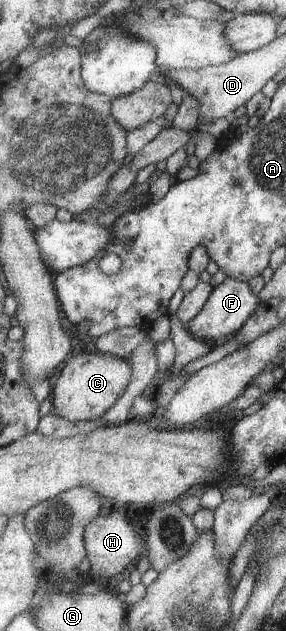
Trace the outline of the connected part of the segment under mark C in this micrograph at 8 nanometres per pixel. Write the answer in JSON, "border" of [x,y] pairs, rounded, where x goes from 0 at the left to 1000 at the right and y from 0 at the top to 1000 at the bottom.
{"border":[[[346,556],[266,561],[231,575],[189,609],[182,653],[248,669],[346,666],[437,624],[462,596],[451,569]]]}

